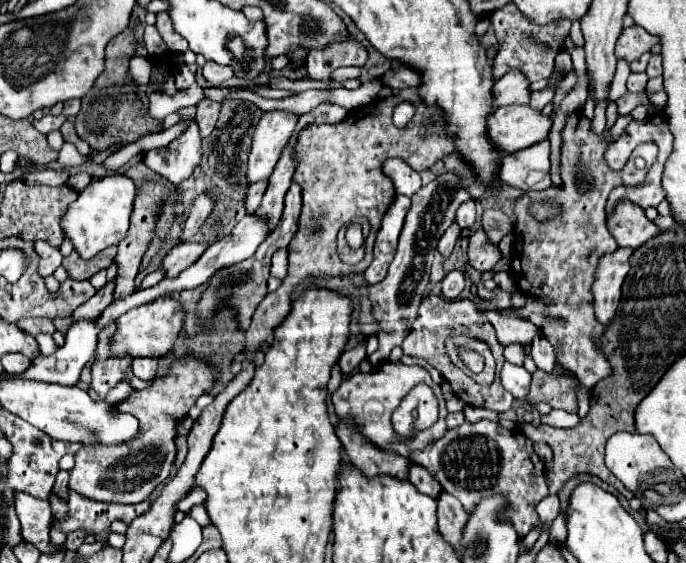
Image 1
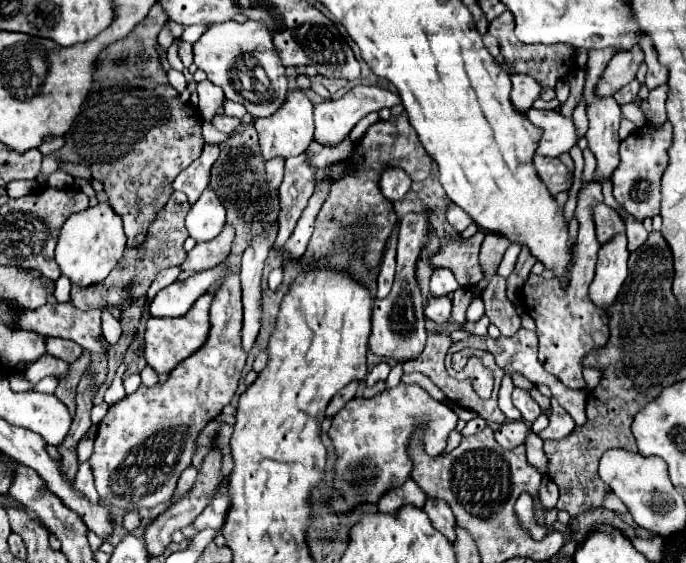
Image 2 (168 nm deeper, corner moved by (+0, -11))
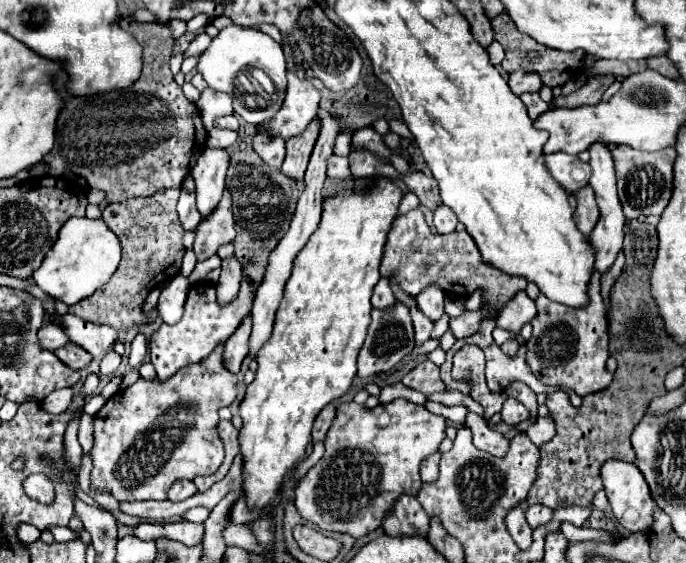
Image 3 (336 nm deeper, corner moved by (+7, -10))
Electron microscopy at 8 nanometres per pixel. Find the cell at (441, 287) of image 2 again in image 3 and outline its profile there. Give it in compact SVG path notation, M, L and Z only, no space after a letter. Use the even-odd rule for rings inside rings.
M428 287L428 291L422 291L420 297L416 297L416 305L430 321L436 323L444 315L444 297L446 295L438 287Z

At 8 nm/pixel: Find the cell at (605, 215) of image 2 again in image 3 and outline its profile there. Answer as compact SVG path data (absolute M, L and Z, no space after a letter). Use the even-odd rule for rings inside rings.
M586 185L582 189L576 189L574 197L576 197L574 219L578 223L578 229L584 235L590 235L594 225L598 223L598 217L600 217L600 209L596 207L596 201L594 201L594 191L590 185Z

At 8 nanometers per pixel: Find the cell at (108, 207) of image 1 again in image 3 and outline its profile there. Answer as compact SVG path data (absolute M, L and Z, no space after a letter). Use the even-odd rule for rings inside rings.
M68 219L60 229L58 241L48 251L40 269L34 271L34 283L52 299L70 305L90 297L96 289L100 289L114 275L120 263L120 243L112 231L108 231L102 219Z

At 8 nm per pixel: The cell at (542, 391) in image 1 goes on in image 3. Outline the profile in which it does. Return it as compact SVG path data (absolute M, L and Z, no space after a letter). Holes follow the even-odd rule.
M538 417L538 421L532 427L528 427L526 435L536 447L542 447L544 443L548 443L556 435L556 427L554 427L552 417Z

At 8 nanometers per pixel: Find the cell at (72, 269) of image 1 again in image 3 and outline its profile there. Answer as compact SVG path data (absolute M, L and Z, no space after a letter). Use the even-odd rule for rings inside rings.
M164 189L152 197L110 203L104 209L102 213L104 223L120 239L122 261L112 279L104 287L100 287L96 295L90 295L88 299L76 303L76 307L70 307L72 315L90 323L110 325L114 329L144 325L158 319L156 309L150 313L142 313L142 305L154 287L162 285L164 281L180 273L184 257L184 245L182 245L184 229L176 213L178 197L180 189Z

